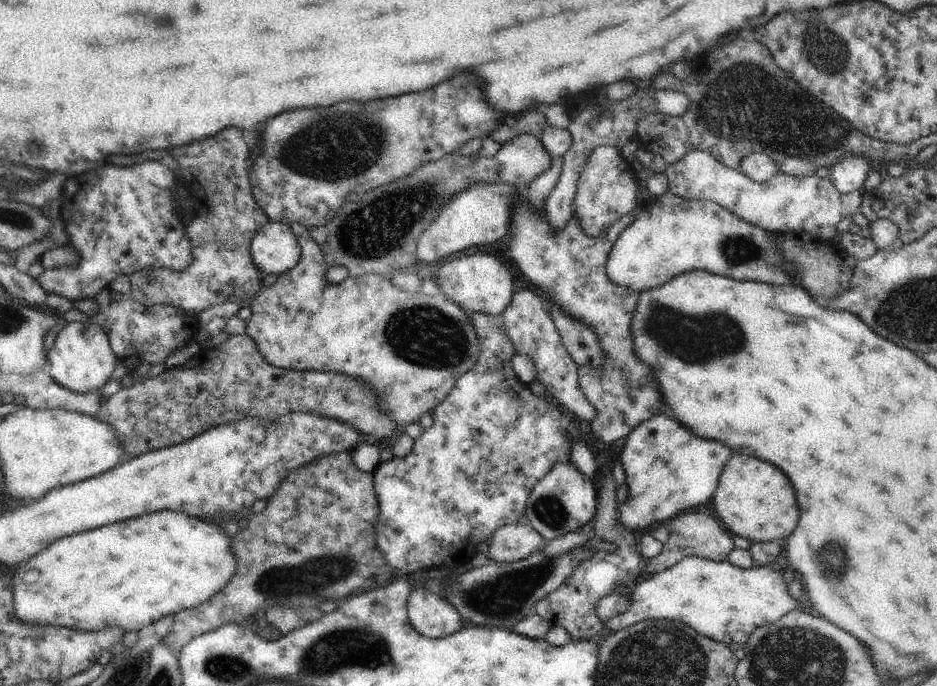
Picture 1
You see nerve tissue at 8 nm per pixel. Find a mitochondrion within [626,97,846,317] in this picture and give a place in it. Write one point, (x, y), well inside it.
(734, 250)

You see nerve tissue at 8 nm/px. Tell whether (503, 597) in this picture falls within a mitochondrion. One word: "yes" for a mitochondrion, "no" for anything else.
yes

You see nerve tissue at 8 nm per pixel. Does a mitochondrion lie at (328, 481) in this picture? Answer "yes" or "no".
no

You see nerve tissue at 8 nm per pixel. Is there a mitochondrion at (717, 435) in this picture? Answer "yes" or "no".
no

